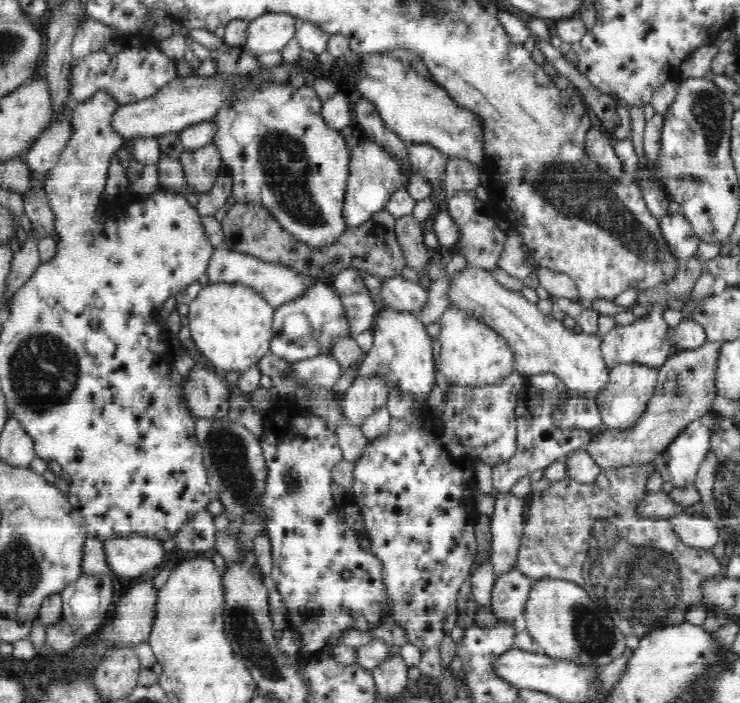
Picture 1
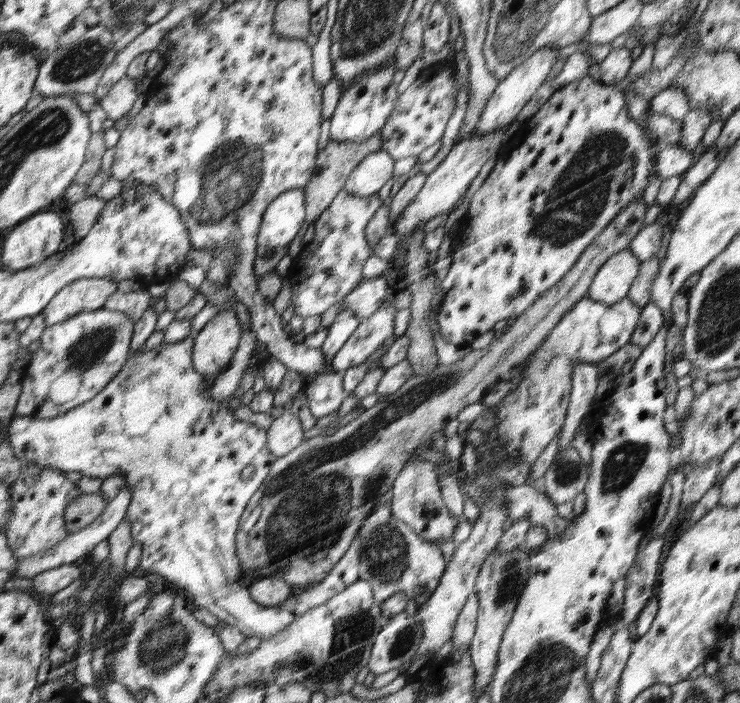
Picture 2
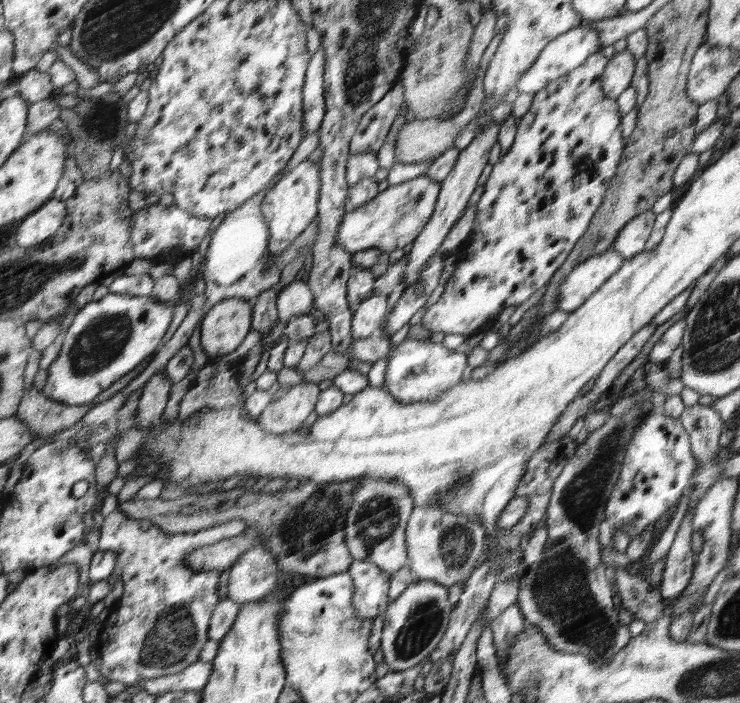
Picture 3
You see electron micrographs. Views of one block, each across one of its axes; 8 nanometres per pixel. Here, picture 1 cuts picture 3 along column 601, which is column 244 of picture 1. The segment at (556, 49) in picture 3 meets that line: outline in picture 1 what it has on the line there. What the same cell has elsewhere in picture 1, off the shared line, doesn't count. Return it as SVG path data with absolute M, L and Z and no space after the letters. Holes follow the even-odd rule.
M266 14L249 21L243 48L255 56L280 52L295 36L295 16Z

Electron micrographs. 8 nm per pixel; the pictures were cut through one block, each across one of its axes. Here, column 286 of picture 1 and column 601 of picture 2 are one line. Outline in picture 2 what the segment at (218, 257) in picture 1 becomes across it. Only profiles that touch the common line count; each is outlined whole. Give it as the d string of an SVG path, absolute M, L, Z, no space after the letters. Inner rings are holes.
M628 249L617 252L598 269L587 297L600 305L621 303L629 296L641 263L638 256Z

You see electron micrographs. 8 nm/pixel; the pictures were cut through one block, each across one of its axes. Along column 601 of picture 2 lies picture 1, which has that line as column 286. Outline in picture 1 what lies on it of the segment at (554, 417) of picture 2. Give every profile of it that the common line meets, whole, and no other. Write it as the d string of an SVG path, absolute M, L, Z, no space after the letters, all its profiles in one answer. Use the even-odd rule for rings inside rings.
M316 280L310 288L303 292L300 298L294 299L288 304L280 306L273 314L273 339L270 340L270 352L280 358L286 359L288 362L296 362L304 360L304 358L312 358L318 354L332 354L332 340L334 338L353 337L350 333L350 323L346 321L344 304L340 301L339 294L334 291L334 287L330 287L326 283Z

